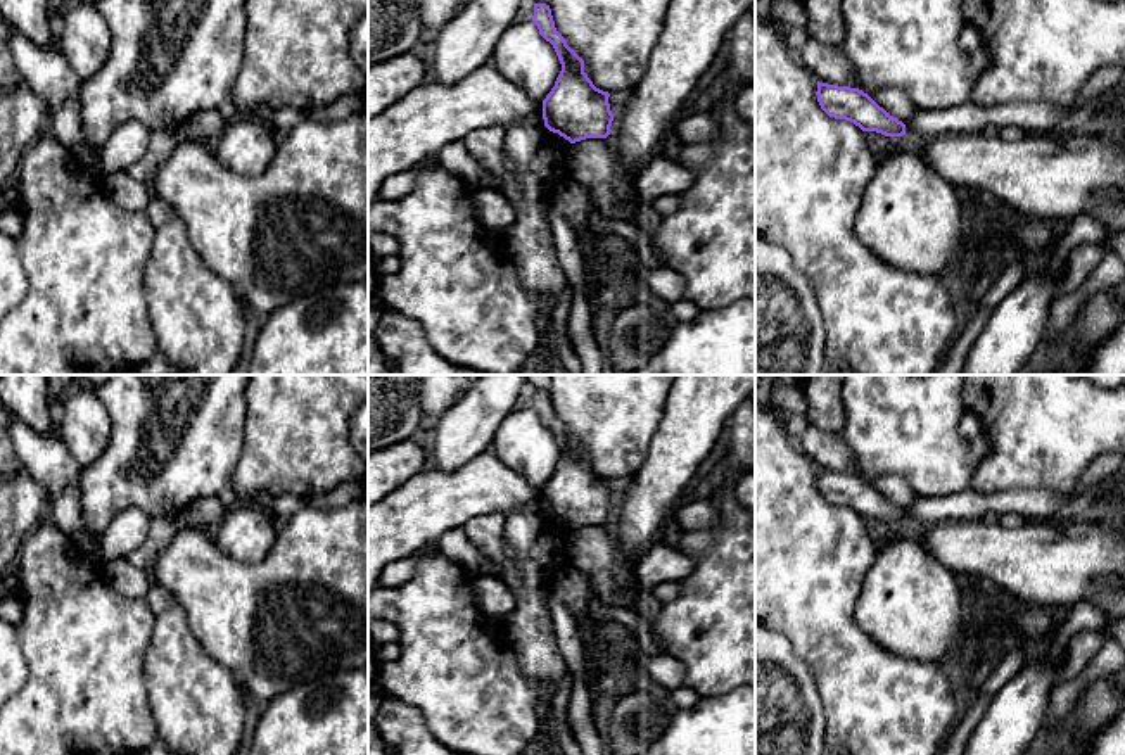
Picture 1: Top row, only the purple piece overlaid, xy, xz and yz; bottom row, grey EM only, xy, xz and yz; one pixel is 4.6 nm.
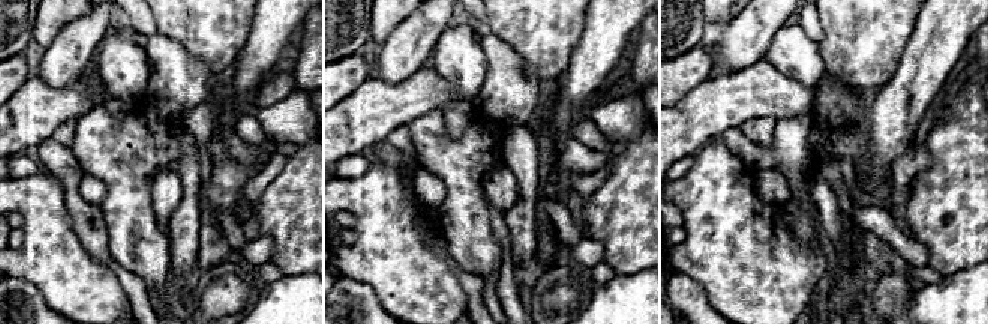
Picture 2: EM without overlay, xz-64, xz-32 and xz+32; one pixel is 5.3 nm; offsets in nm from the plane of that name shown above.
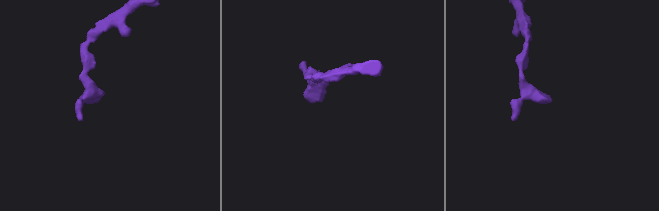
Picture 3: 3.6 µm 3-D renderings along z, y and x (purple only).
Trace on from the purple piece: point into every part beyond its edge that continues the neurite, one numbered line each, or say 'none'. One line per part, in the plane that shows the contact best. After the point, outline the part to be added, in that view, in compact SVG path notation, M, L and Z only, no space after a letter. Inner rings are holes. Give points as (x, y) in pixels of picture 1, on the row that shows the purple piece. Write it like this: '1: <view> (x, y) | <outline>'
none

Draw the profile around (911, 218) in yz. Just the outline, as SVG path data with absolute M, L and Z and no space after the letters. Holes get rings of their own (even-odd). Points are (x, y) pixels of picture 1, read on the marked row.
M911 147L900 149L876 162L854 219L855 237L895 270L956 282L973 233L961 194Z

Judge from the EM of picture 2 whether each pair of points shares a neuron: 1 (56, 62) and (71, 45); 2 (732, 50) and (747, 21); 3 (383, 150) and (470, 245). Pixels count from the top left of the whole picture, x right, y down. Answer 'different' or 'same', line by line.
1: same
2: same
3: different

